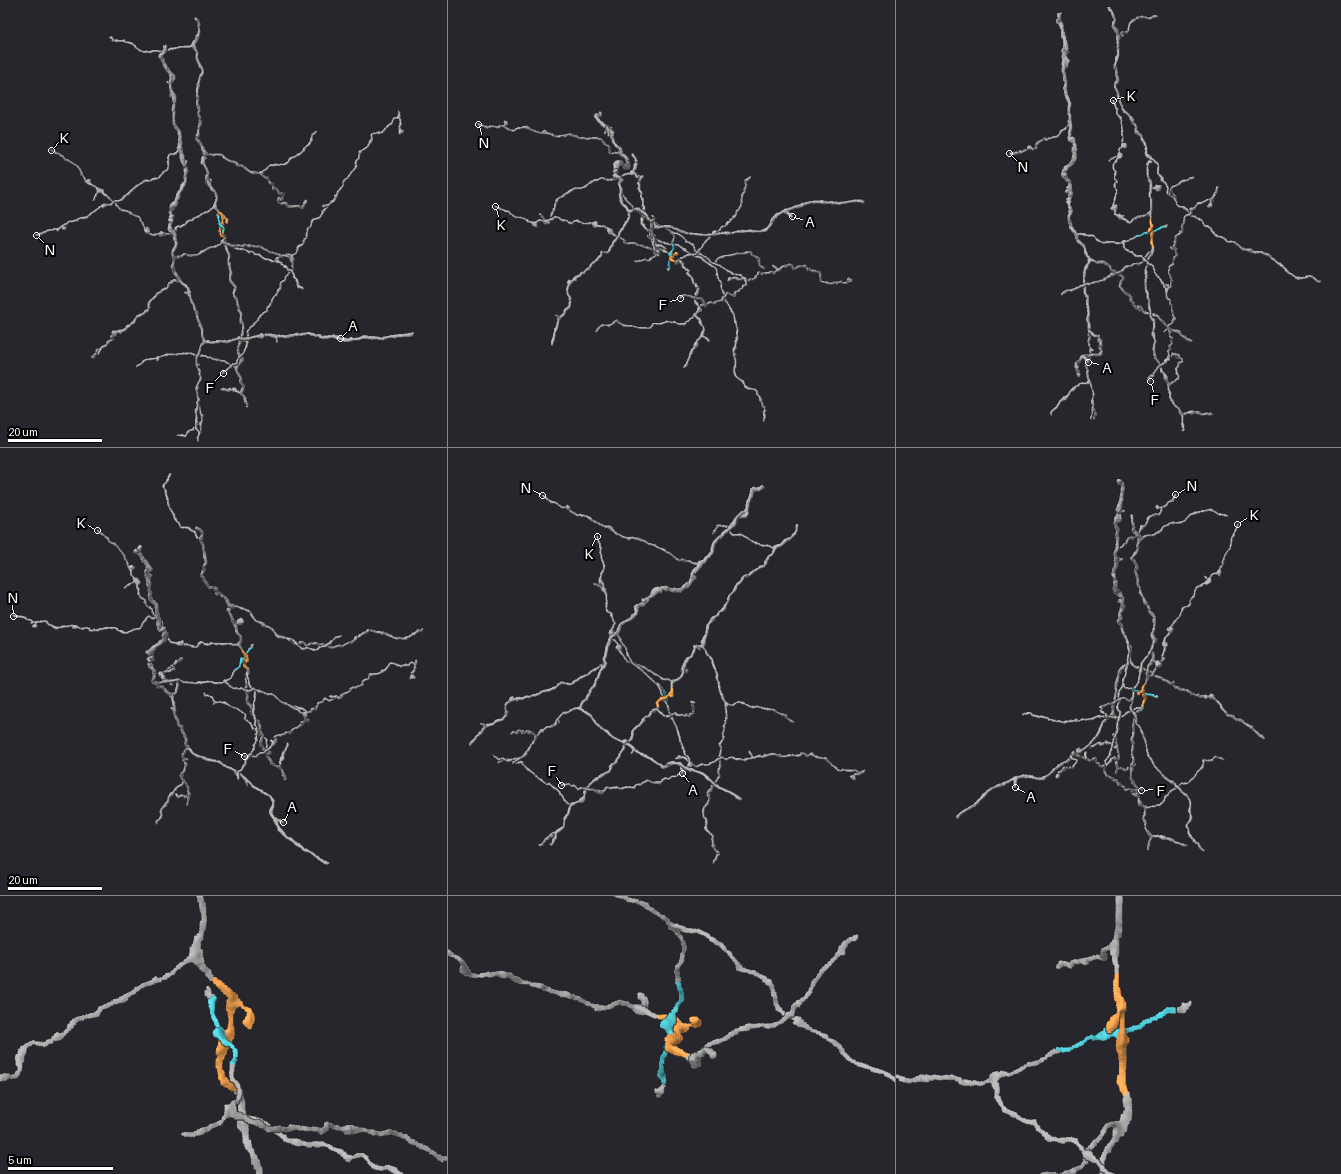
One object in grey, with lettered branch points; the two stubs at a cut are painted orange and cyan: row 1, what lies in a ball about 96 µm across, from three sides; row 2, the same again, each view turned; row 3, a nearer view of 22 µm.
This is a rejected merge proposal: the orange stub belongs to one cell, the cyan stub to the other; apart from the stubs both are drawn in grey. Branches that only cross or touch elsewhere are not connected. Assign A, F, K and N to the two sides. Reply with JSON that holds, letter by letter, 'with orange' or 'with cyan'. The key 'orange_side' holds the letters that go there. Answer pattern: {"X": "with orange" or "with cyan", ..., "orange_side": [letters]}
{"A": "with cyan", "F": "with cyan", "K": "with orange", "N": "with cyan", "orange_side": ["K"]}

